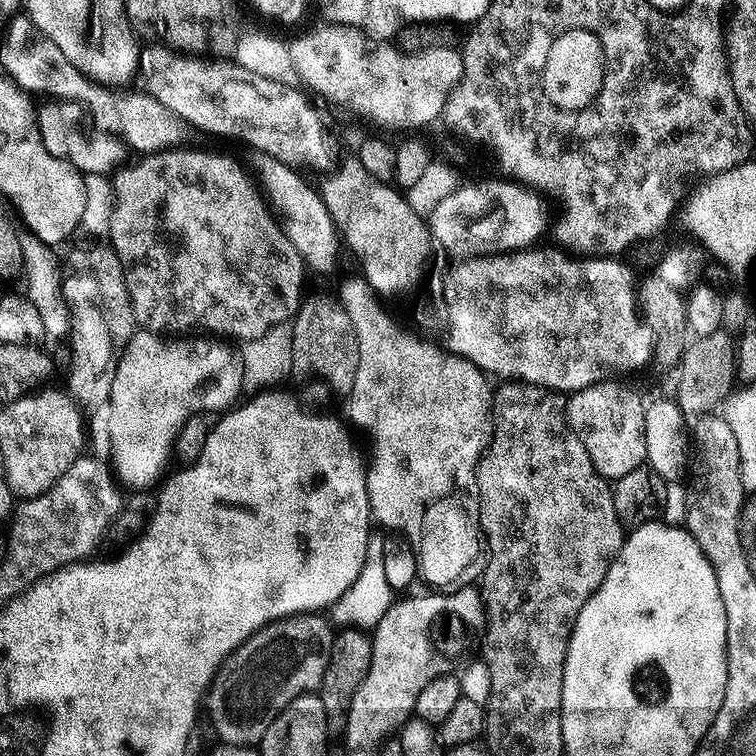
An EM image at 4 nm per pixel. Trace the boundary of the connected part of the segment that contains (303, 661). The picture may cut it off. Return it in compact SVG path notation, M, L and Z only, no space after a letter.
M301 614L288 616L284 620L276 620L259 628L242 646L238 646L220 665L216 676L212 679L212 687L206 697L206 712L212 715L212 724L216 727L219 738L226 744L241 746L259 745L266 734L270 722L294 702L294 698L317 691L326 674L326 666L330 662L330 650L334 628L331 628L320 614Z

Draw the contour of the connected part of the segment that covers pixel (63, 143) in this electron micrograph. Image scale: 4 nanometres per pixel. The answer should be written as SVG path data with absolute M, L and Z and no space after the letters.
M73 100L44 103L48 104L42 105L41 108L39 105L34 119L40 128L40 141L52 156L73 164L81 174L111 173L125 159L124 141L111 136L110 133L95 131L92 121L86 118L86 113L79 104L75 104Z

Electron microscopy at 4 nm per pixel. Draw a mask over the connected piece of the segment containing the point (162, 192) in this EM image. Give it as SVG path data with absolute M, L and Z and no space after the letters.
M173 146L160 152L150 152L139 157L137 164L125 163L115 169L112 180L112 213L108 216L108 236L112 249L124 267L126 290L130 294L132 313L137 325L145 332L157 334L211 334L216 338L227 338L229 341L253 340L262 338L270 330L280 324L288 324L300 309L300 302L305 295L304 272L306 265L294 242L288 237L287 231L272 217L268 209L269 201L260 197L254 181L248 177L248 172L232 156L224 152L199 152L196 148L180 148Z

